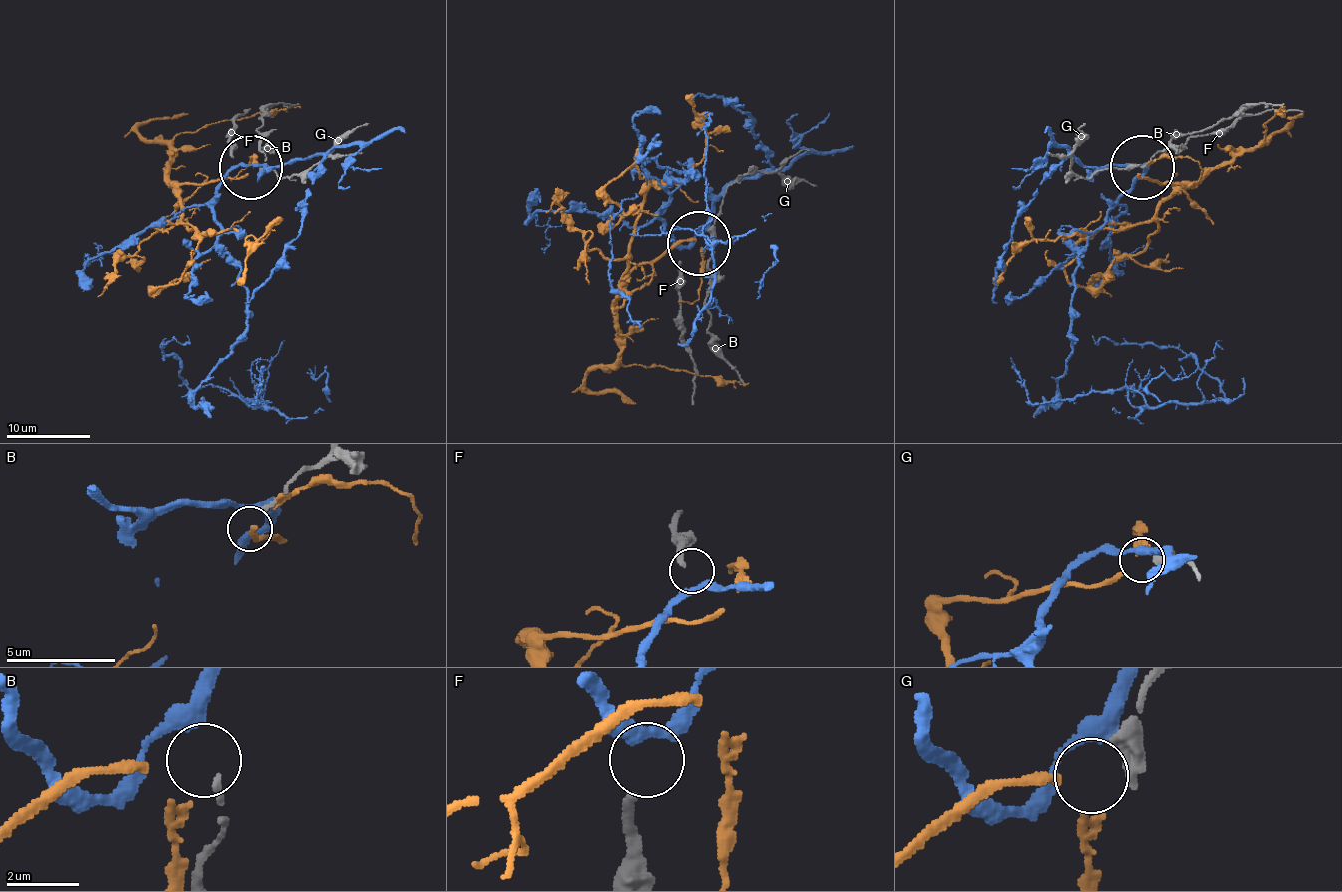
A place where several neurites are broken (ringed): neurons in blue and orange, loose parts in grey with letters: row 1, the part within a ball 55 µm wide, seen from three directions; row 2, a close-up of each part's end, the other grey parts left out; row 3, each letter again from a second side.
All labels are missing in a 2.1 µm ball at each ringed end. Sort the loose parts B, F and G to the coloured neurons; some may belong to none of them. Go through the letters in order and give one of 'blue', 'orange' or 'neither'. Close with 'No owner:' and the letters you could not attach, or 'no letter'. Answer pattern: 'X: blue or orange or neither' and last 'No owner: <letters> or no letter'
B: neither
F: blue
G: orange
No owner: B

